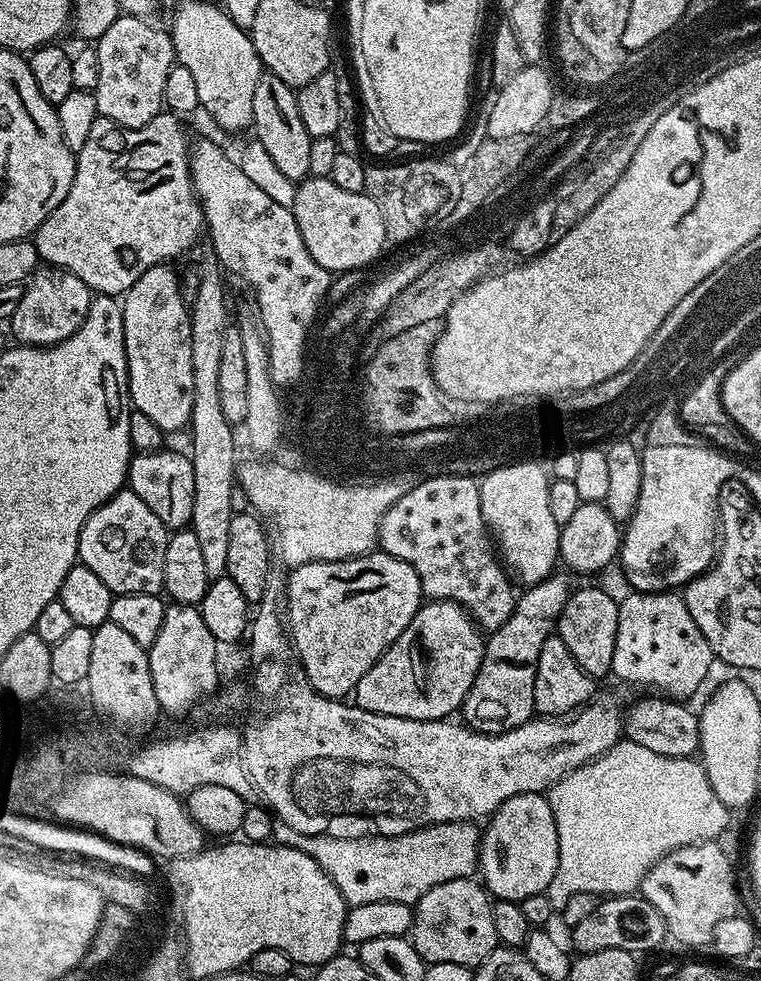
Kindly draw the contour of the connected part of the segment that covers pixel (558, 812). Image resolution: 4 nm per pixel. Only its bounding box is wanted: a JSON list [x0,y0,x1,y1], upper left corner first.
[546,738,730,910]

